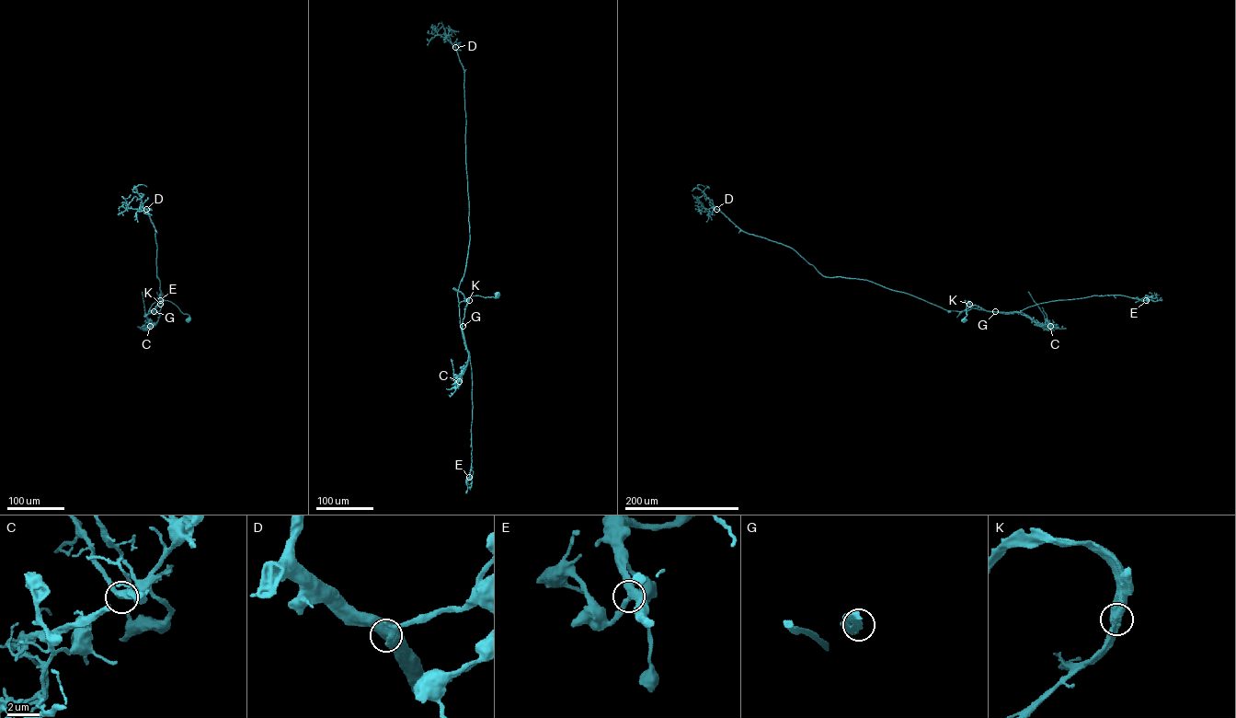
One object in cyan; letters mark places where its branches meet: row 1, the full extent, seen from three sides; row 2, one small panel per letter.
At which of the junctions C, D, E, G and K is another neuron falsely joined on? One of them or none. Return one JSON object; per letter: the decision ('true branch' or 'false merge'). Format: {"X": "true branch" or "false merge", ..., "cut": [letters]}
{"C": "true branch", "D": "true branch", "E": "true branch", "G": "true branch", "K": "true branch", "cut": []}

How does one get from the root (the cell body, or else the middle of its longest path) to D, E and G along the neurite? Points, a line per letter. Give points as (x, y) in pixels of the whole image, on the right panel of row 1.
D: (964, 319), (965, 300), (970, 306), (959, 314), (867, 280), (825, 277), (792, 248), (741, 231), (716, 209)
E: (964, 319), (967, 315), (965, 300), (987, 311), (1010, 312), (1051, 301), (1093, 295), (1119, 295), (1146, 300)
G: (964, 319), (967, 315), (965, 300), (971, 306), (995, 311)

